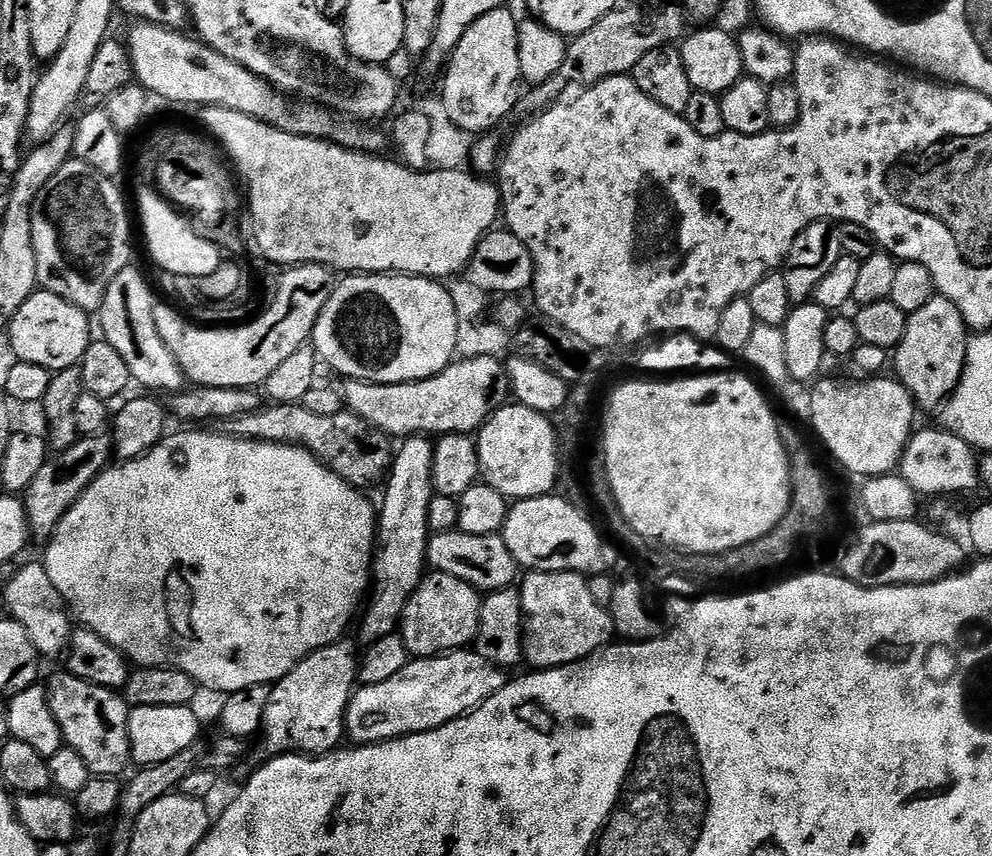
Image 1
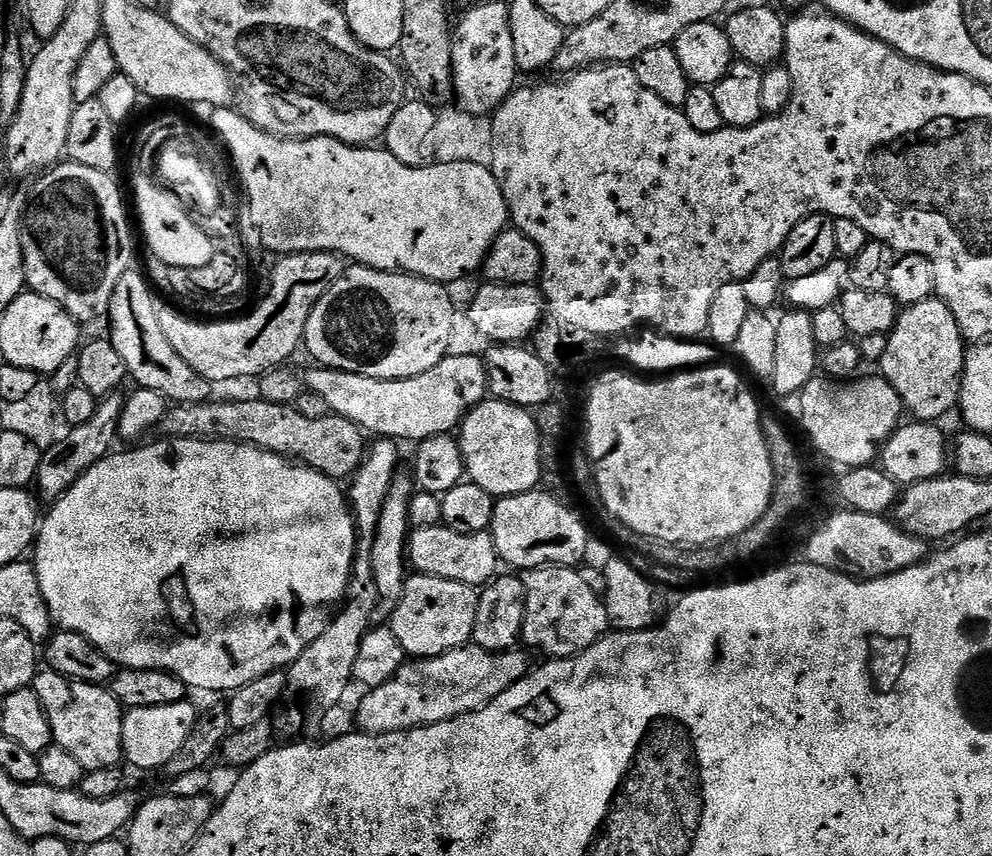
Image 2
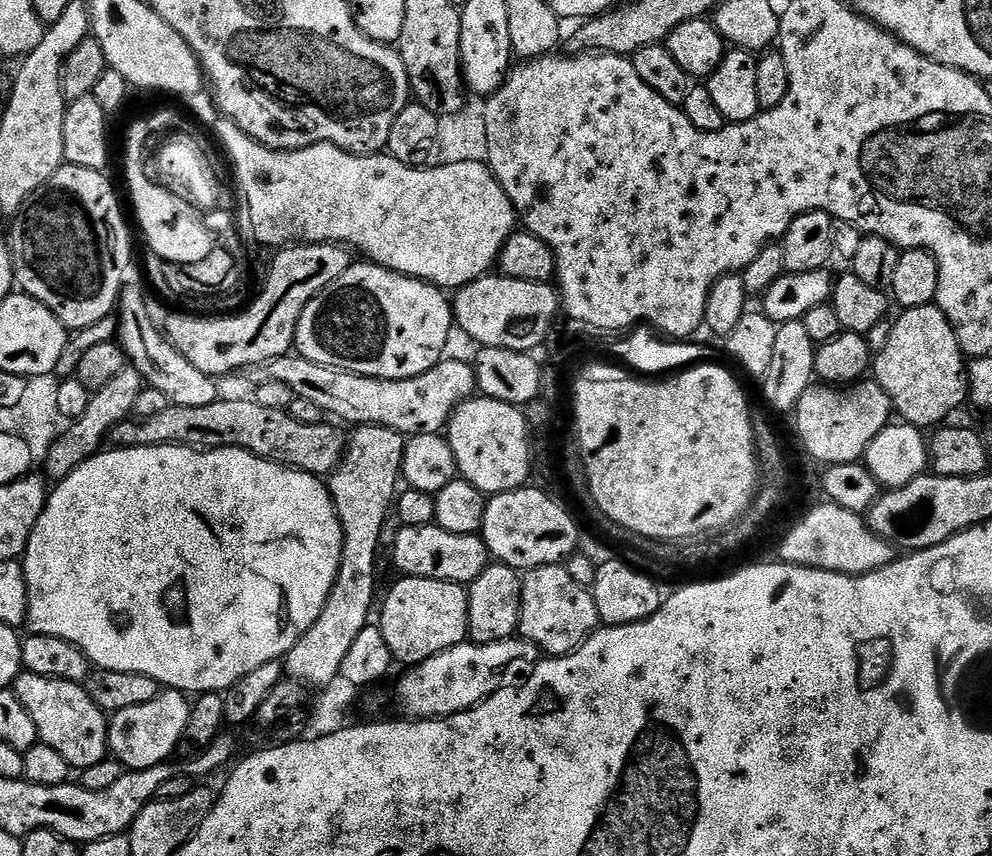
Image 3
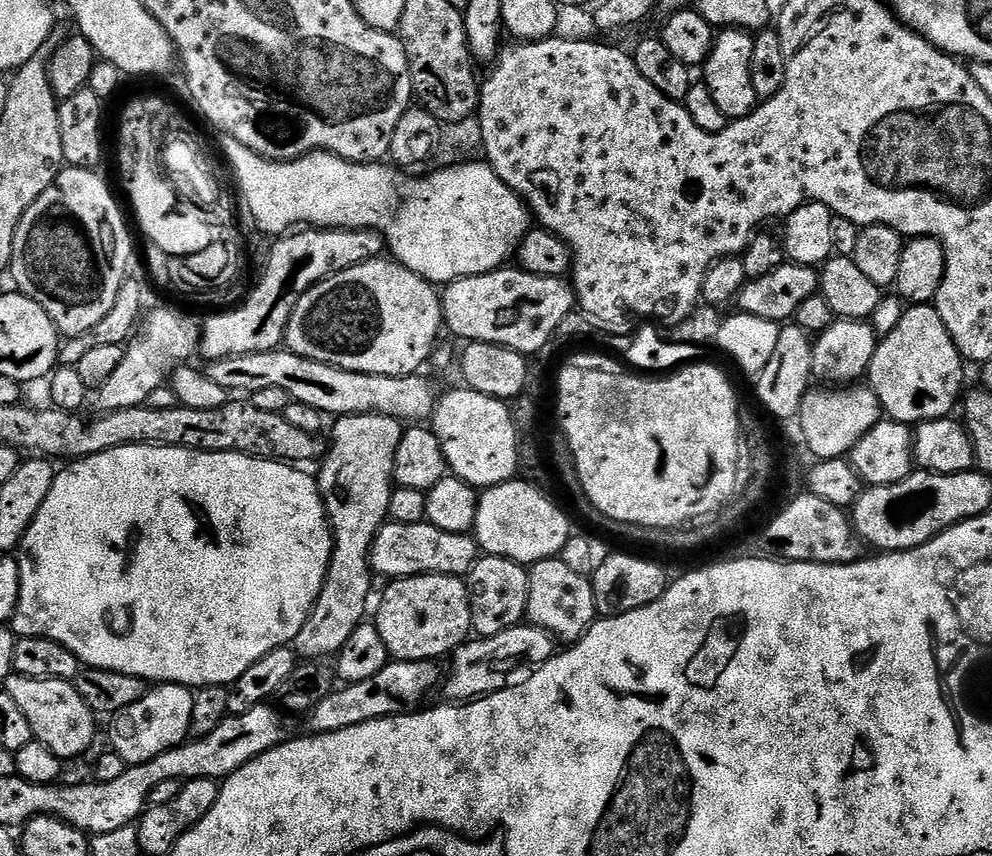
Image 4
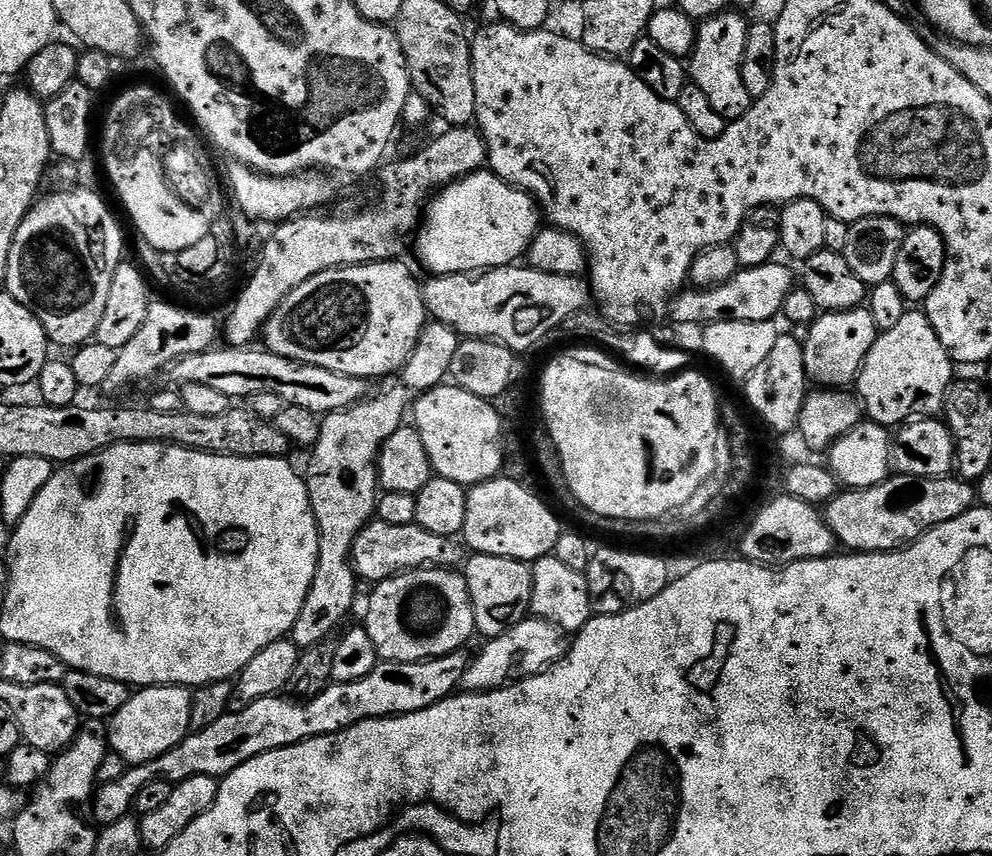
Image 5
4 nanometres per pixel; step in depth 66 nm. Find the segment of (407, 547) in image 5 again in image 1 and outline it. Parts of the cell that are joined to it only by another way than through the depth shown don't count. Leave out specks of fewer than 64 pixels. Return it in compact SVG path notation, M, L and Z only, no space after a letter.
M453 530L429 535L426 564L429 569L462 578L462 582L484 594L509 587L517 579L516 572L518 573L516 559L510 554L504 537L500 534L483 536Z

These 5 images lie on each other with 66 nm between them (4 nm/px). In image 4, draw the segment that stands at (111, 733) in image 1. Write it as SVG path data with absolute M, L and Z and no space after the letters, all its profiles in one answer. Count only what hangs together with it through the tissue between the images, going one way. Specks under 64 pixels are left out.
M11 675L2 685L10 694L18 710L26 716L34 740L48 748L60 761L69 762L80 756L96 740L97 713L82 702L76 685L71 680L39 680L25 676Z

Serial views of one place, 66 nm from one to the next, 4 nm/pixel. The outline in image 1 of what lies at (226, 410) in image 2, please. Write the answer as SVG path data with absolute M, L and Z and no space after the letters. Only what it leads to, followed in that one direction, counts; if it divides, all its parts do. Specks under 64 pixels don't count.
M269 403L257 412L227 421L226 432L242 440L265 440L271 444L294 444L297 448L306 448L347 484L361 490L368 490L371 484L379 485L392 467L394 444L388 433L347 410L338 414L310 414L303 403Z

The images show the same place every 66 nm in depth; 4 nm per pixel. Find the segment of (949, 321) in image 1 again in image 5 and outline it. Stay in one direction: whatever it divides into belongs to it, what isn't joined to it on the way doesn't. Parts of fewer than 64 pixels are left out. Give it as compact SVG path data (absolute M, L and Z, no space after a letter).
M910 310L890 330L877 335L856 378L854 392L867 419L899 426L913 418L936 418L943 413L944 399L954 379L952 371L952 359L934 334L934 326L923 311Z

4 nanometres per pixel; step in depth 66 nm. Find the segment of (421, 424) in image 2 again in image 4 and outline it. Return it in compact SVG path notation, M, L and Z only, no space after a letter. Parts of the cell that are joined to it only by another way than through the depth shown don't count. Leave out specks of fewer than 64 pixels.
M277 350L275 352L255 352L254 354L246 354L245 356L228 356L225 360L214 360L207 365L206 368L210 382L218 382L218 386L227 388L229 393L232 394L251 394L258 390L266 390L266 386L275 386L278 390L286 390L289 401L297 400L298 402L306 402L306 406L314 406L314 410L322 410L328 413L329 417L339 418L341 416L353 416L354 414L370 414L371 412L377 412L383 416L392 416L396 420L401 422L424 422L432 415L432 410L436 406L438 399L438 391L428 380L423 380L423 375L417 374L414 376L379 376L378 374L362 374L361 372L351 372L350 370L342 370L341 368L335 368L329 364L323 364L317 360L311 360L310 358L302 358L298 354L289 352L287 350Z

